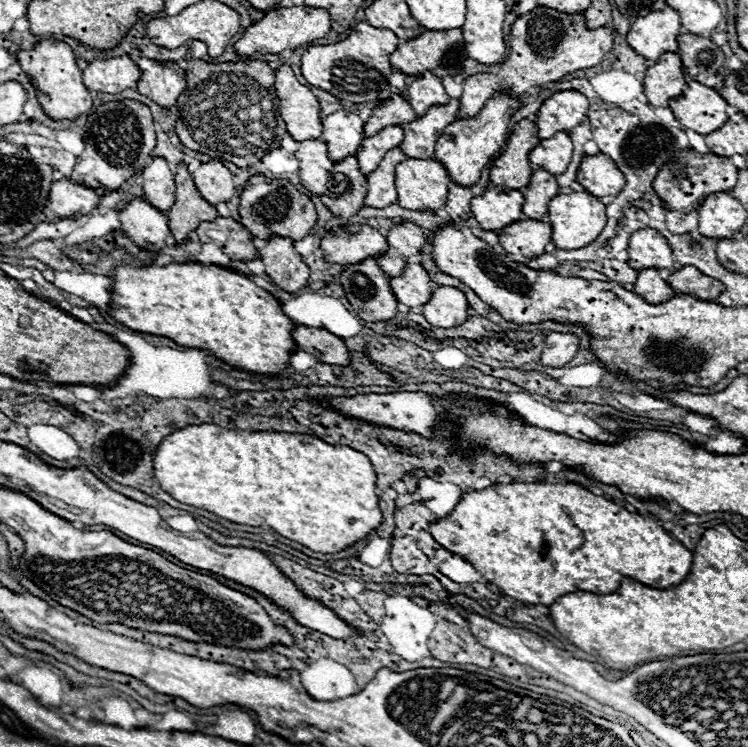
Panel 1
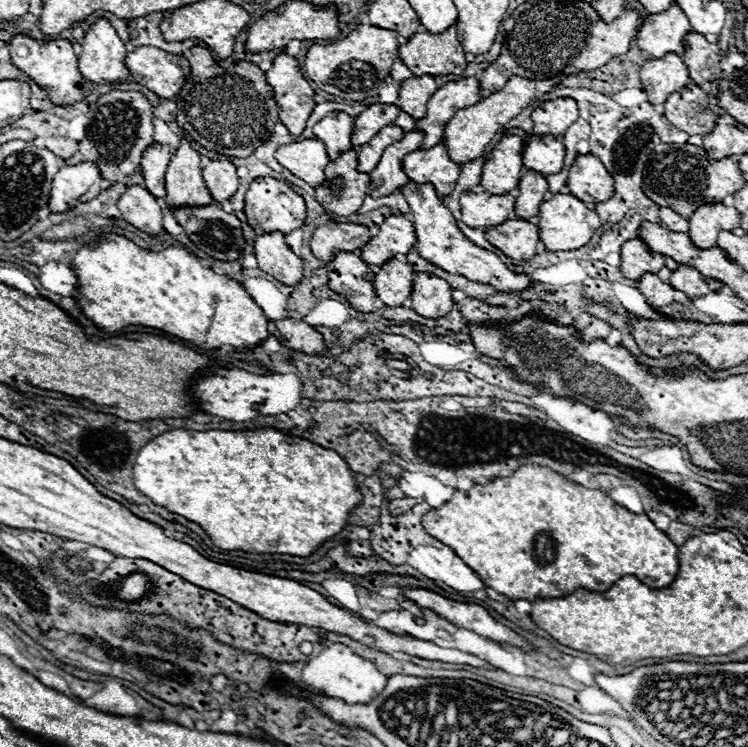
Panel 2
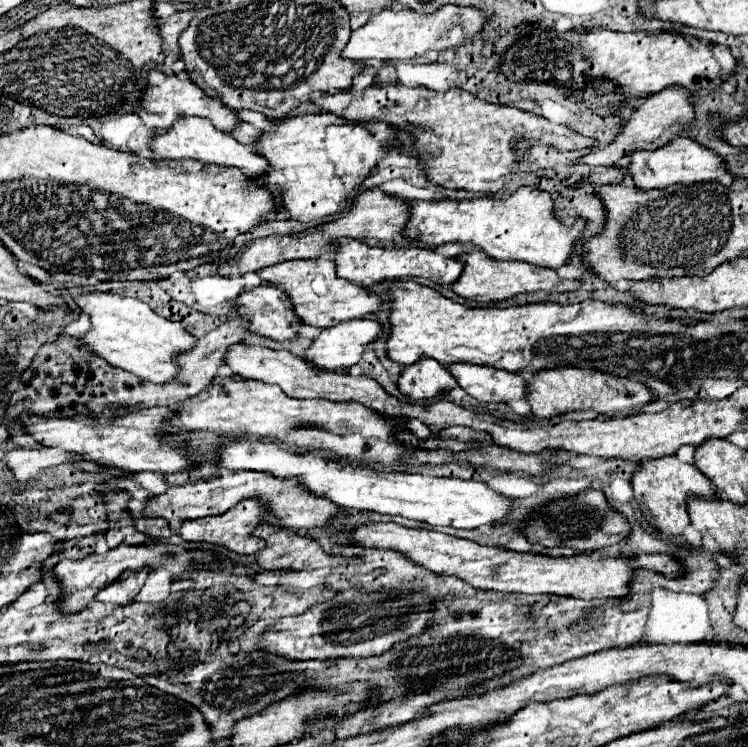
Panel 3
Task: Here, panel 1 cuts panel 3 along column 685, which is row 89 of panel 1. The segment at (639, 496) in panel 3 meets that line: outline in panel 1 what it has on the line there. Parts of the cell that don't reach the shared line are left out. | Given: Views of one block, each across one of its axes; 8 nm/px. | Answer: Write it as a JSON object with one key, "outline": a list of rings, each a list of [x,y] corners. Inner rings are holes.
{"outline":[[[536,8],[530,14],[522,14],[510,32],[510,54],[502,62],[500,72],[496,74],[474,74],[462,82],[464,92],[460,96],[458,118],[476,116],[484,104],[496,92],[508,92],[514,98],[522,98],[530,88],[542,86],[546,82],[556,82],[562,76],[592,68],[602,62],[606,52],[612,50],[614,30],[610,28],[586,28],[584,14],[560,14],[552,8]]]}

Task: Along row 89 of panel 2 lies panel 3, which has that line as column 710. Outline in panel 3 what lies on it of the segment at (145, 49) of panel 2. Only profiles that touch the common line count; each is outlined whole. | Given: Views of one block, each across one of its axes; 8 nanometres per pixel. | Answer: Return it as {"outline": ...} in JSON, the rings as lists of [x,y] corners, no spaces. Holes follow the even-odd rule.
{"outline":[[[680,136],[678,140],[672,140],[664,148],[658,148],[658,150],[652,150],[652,152],[650,150],[642,150],[642,152],[630,154],[628,172],[634,178],[636,186],[642,188],[642,190],[668,188],[672,184],[716,182],[716,180],[726,184],[726,180],[730,178],[728,164],[724,160],[720,160],[720,156],[716,156],[712,152],[712,148],[704,148],[698,140],[686,138],[686,136]]]}

